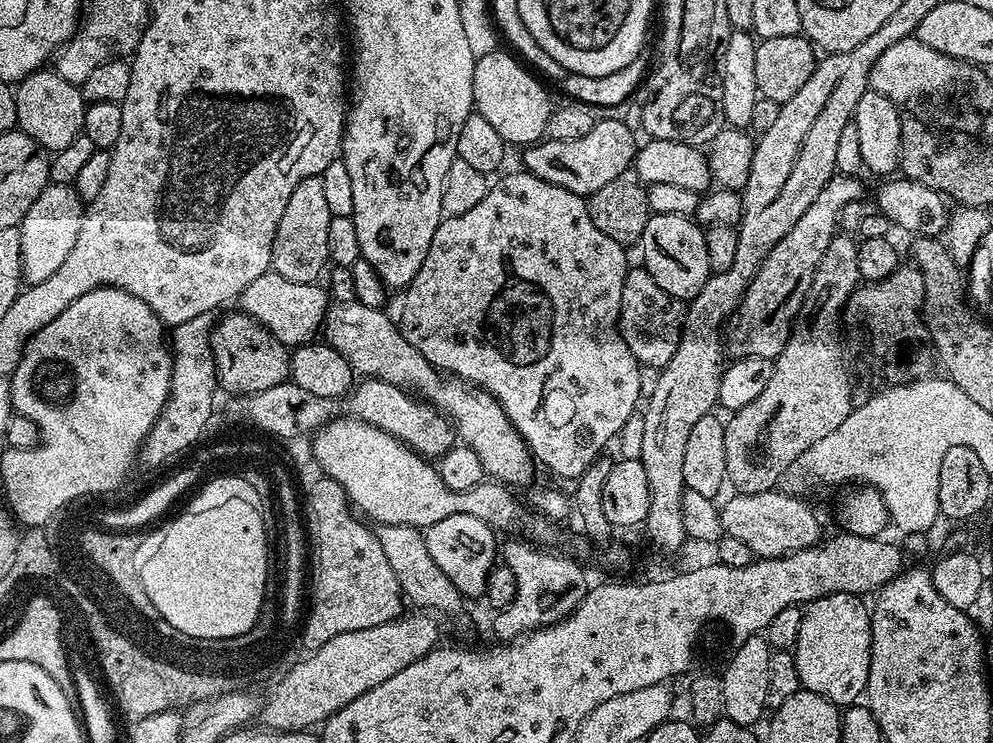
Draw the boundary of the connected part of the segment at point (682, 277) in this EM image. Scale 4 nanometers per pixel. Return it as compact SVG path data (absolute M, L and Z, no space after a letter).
M652 214L644 223L638 241L638 248L644 251L643 267L670 294L681 302L693 300L708 280L710 269L706 258L704 228L693 217L682 214Z

